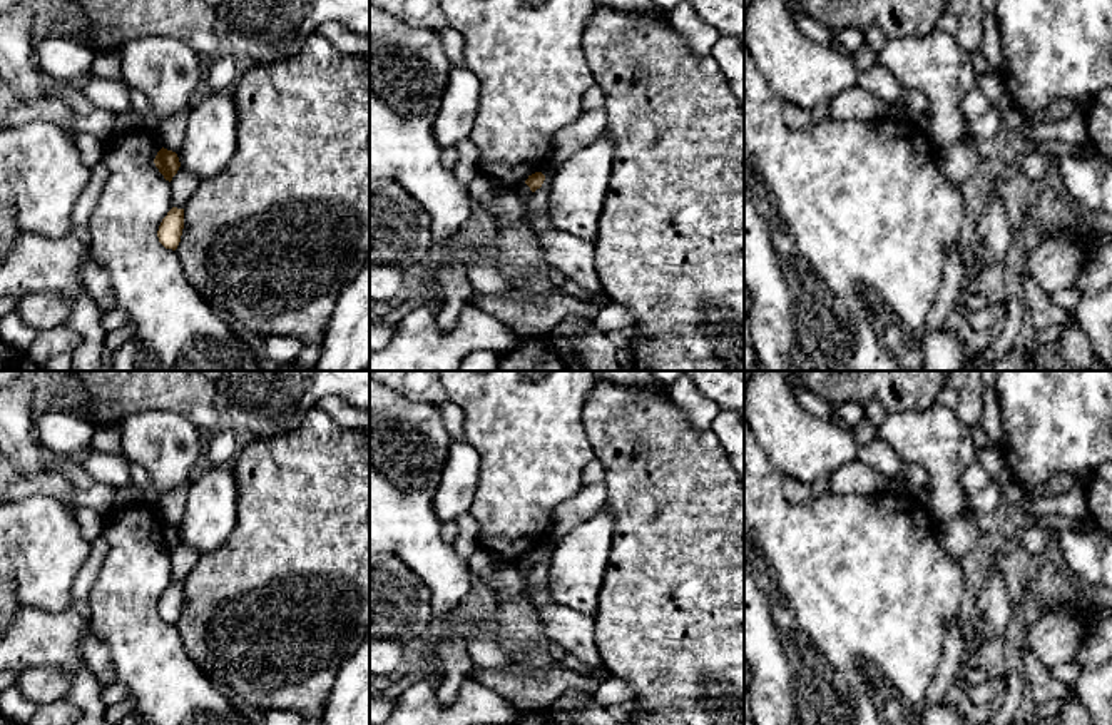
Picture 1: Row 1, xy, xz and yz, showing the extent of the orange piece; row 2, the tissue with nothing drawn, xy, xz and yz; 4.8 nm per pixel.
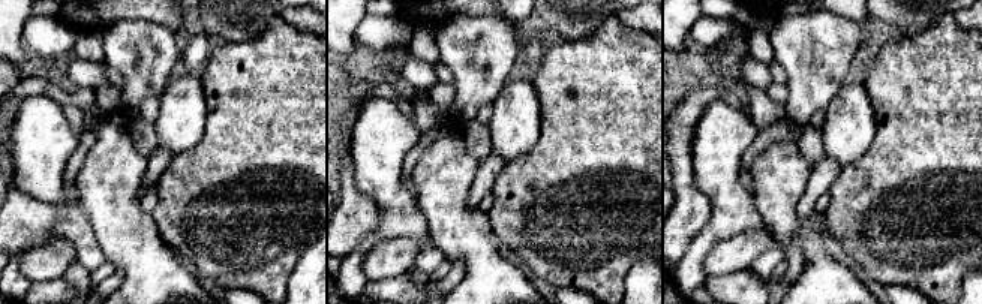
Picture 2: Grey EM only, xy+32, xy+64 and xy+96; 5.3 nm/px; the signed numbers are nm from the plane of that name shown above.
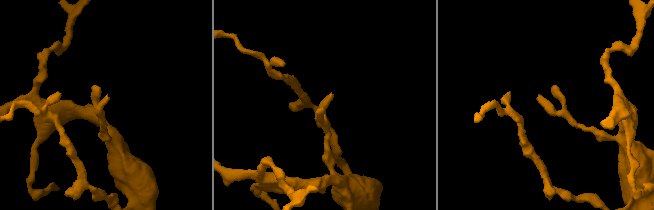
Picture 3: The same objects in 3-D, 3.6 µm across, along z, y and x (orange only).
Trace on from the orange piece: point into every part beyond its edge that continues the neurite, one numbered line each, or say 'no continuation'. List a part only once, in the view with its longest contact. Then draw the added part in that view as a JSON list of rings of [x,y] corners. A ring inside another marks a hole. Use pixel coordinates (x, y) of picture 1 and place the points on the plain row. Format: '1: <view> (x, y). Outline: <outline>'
no continuation

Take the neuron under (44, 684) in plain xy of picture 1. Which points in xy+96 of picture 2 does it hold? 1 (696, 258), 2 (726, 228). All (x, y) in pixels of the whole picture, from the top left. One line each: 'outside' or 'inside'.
1: outside
2: outside

